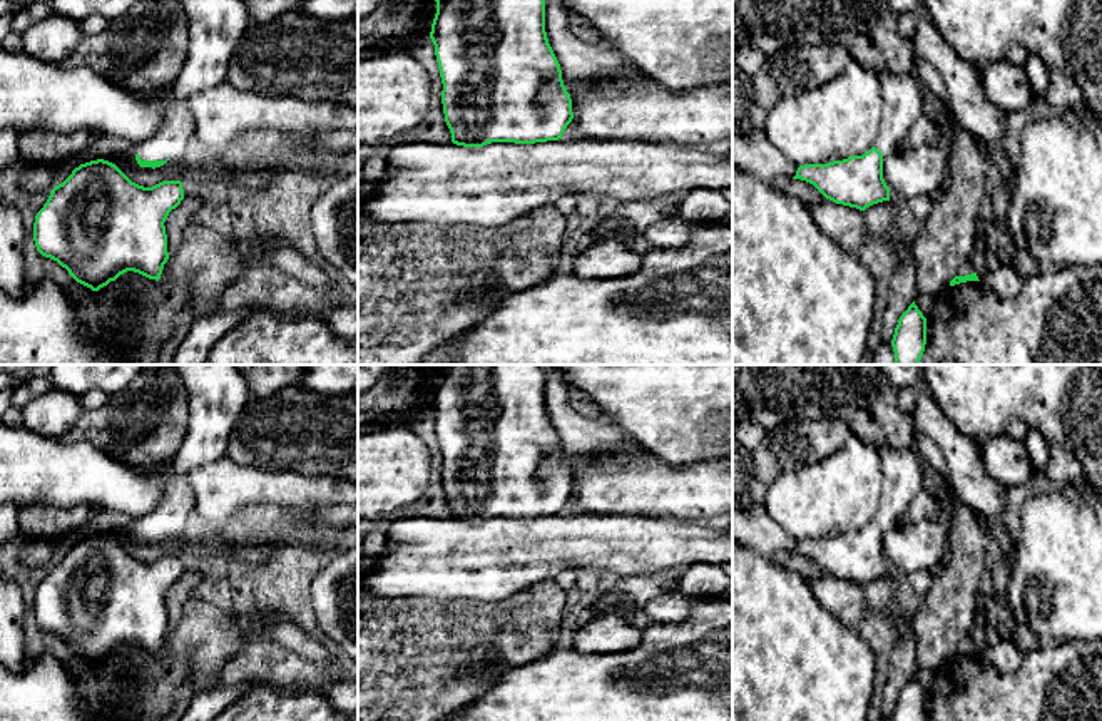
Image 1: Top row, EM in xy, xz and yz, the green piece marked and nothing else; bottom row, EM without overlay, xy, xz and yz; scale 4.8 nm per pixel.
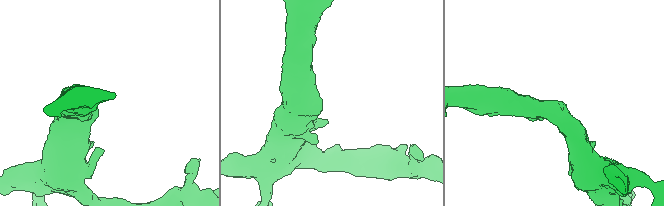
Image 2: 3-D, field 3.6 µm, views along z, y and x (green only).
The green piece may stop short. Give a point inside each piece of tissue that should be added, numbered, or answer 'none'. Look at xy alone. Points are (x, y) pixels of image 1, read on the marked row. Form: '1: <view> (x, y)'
1: xy (214, 27)

